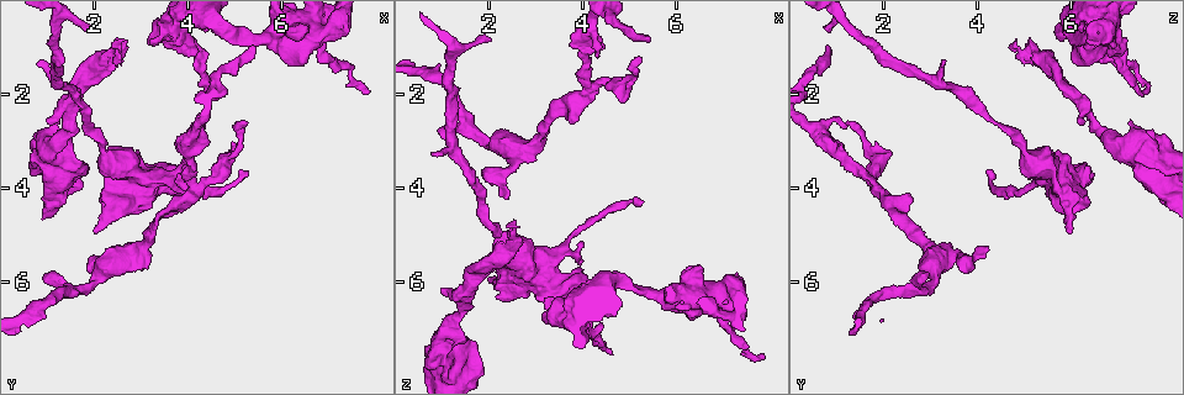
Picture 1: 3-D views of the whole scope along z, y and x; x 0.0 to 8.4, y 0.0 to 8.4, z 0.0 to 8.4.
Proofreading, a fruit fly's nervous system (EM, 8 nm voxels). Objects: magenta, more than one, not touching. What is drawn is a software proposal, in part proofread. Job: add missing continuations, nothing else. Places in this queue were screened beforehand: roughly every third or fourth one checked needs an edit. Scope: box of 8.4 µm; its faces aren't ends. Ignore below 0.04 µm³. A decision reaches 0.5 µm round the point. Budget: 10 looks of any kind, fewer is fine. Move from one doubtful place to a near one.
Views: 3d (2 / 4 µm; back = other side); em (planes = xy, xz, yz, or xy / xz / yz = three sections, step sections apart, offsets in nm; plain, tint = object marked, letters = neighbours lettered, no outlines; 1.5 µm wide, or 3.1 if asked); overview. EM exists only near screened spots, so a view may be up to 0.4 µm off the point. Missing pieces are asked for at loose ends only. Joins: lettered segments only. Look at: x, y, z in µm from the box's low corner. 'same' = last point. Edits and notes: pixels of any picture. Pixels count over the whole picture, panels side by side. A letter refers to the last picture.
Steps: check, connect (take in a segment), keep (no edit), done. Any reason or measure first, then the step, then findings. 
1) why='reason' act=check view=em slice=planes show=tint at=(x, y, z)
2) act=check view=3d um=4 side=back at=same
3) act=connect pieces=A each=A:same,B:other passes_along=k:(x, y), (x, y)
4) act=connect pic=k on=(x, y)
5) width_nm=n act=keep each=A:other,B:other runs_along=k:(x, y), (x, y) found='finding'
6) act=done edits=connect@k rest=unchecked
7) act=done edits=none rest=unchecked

why='branch stops here' act=check view=em slice=yz step=4 show=tint at=(7.90, 1.95, 7.60)

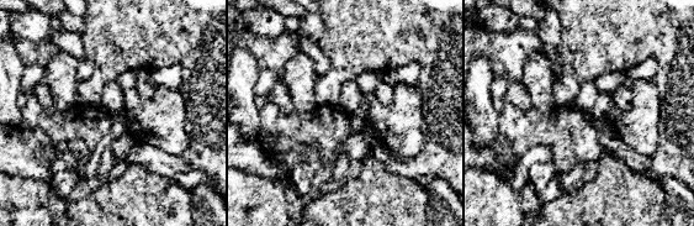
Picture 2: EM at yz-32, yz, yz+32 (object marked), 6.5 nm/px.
act=check view=em slice=planes show=letters at=same

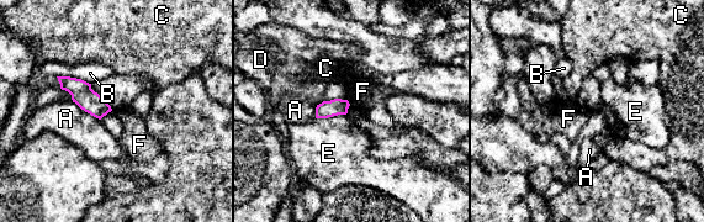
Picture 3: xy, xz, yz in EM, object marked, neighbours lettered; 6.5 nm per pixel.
longest_contact=B:240nm act=keep each=A:other,B:other,C:other,D:other,E:other,F:other found='no lettered segment goes on from it'

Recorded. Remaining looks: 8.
why='free end' act=check view=em slice=yz step=8 show=tint at=(3.15, 3.50, 6.30)

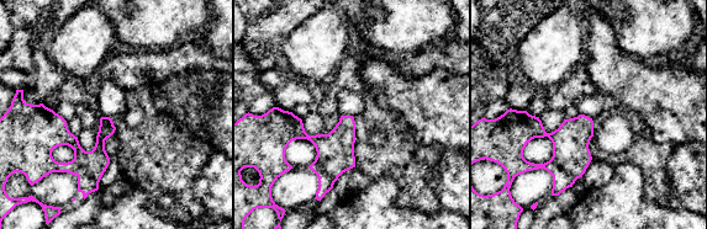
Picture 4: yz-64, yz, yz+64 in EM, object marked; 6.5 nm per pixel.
why='another direction' act=check view=em slice=planes show=letters at=same

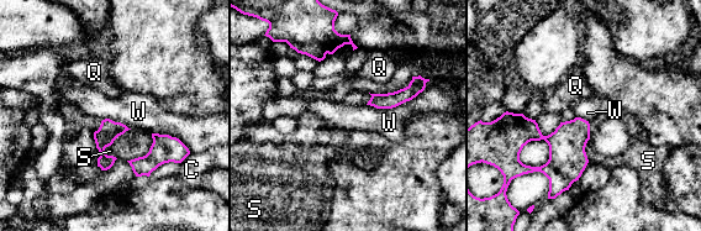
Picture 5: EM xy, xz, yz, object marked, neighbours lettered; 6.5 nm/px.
act=keep each=C:other,Q:other,S:other,W:other found='none of them fits'

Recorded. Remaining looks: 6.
why='branch stops here' act=check view=3d um=2 at=(0.85, 1.30, 3.30)

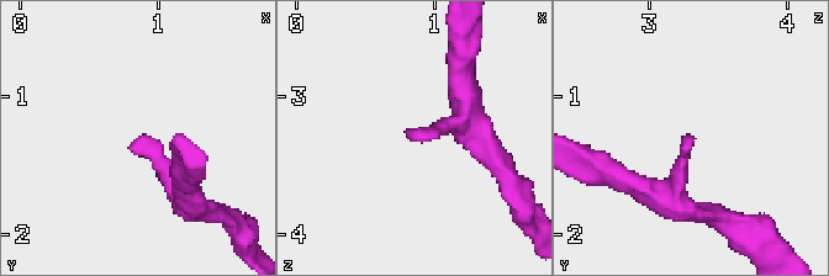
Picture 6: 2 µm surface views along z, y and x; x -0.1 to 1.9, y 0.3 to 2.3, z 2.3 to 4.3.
act=check view=em slice=planes show=letters at=(0.84, 1.32, 3.32)

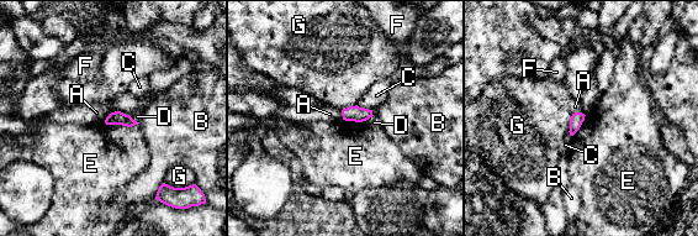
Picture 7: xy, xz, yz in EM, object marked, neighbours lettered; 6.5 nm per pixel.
act=keep each=A:other,B:other,C:other,D:other,E:other,F:other,G:other border=7:(104, 122), (123, 126), (138, 124) found='no lettered segment goes on from it'

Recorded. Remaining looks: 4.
why='thin end' act=check view=3d um=4 at=(2.10, 0.75, 0.80)

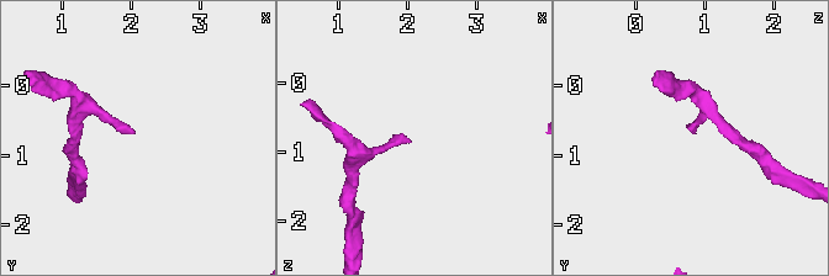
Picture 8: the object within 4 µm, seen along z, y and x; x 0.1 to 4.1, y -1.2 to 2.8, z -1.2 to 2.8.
act=check view=em slice=xz step=4 show=tint at=(2.05, 0.65, 0.85)

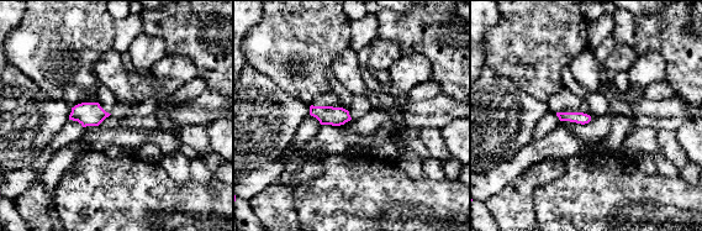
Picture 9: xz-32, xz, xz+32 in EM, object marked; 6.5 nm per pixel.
why='another direction' act=check view=em slice=planes show=letters at=same

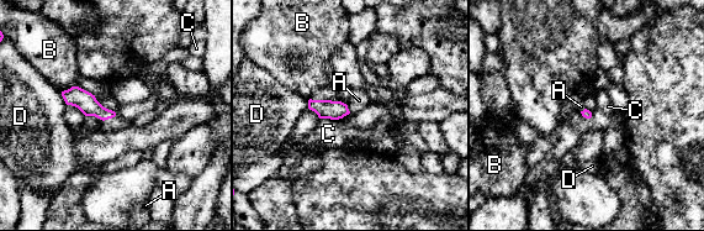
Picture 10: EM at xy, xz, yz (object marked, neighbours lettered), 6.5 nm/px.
act=keep each=A:other,B:other,C:other,D:other border=10:(345, 104), (350, 113) found='no lettered segment goes on from it'

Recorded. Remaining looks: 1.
act=done edits=none rest=unchecked

